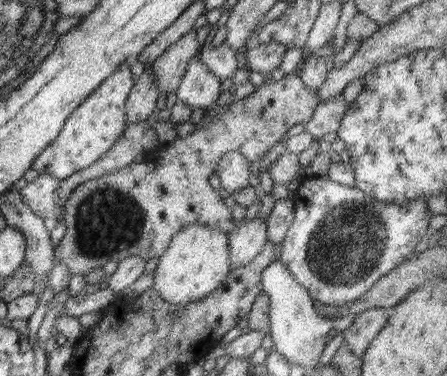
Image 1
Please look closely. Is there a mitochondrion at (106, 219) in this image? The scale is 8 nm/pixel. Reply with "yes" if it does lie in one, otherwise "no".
yes

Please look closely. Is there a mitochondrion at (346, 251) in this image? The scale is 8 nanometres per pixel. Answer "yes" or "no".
yes

